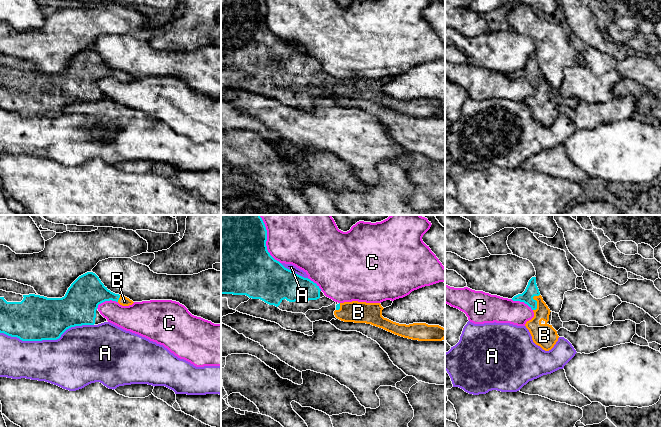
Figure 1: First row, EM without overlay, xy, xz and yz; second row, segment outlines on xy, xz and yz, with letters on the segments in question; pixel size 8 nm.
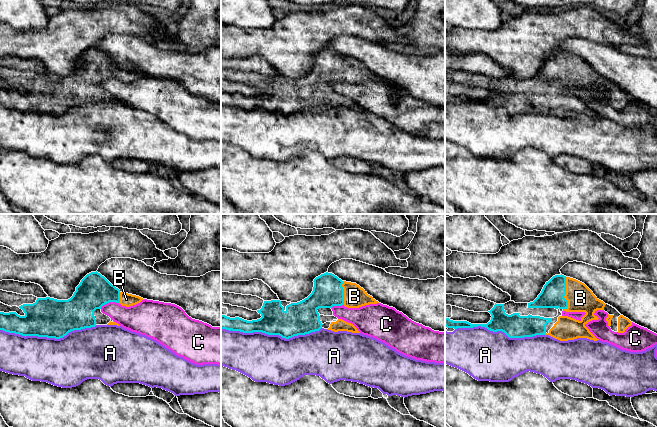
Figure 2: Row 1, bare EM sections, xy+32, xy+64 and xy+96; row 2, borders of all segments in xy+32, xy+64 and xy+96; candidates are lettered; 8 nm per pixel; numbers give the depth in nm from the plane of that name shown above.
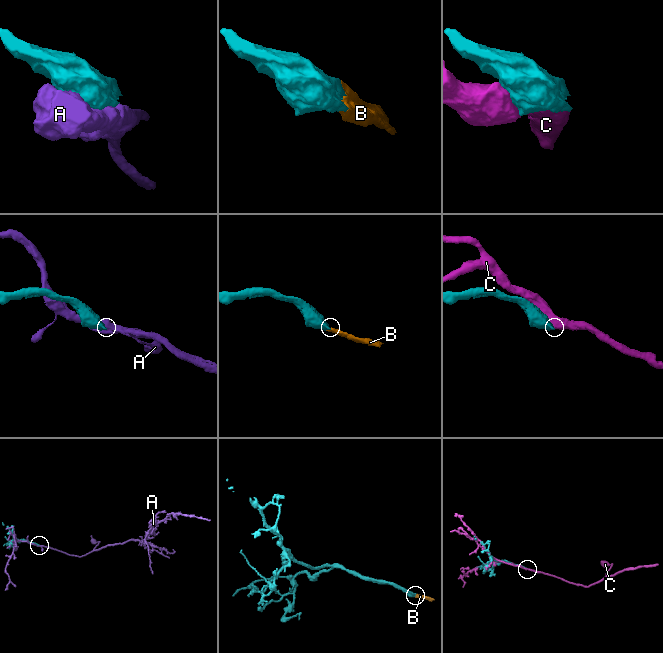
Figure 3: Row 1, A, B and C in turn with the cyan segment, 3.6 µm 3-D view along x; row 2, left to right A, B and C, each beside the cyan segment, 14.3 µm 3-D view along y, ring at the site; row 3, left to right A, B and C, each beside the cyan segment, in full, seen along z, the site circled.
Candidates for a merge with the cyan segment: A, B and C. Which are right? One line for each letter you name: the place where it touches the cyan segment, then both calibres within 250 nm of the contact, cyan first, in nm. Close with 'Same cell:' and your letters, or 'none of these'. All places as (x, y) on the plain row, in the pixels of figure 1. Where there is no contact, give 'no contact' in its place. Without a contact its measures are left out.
B: contact yz (536, 77); calibres 100 and 140 nm
Same cell: B

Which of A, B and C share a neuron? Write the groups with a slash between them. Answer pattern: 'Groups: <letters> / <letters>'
Groups: A / B / C

